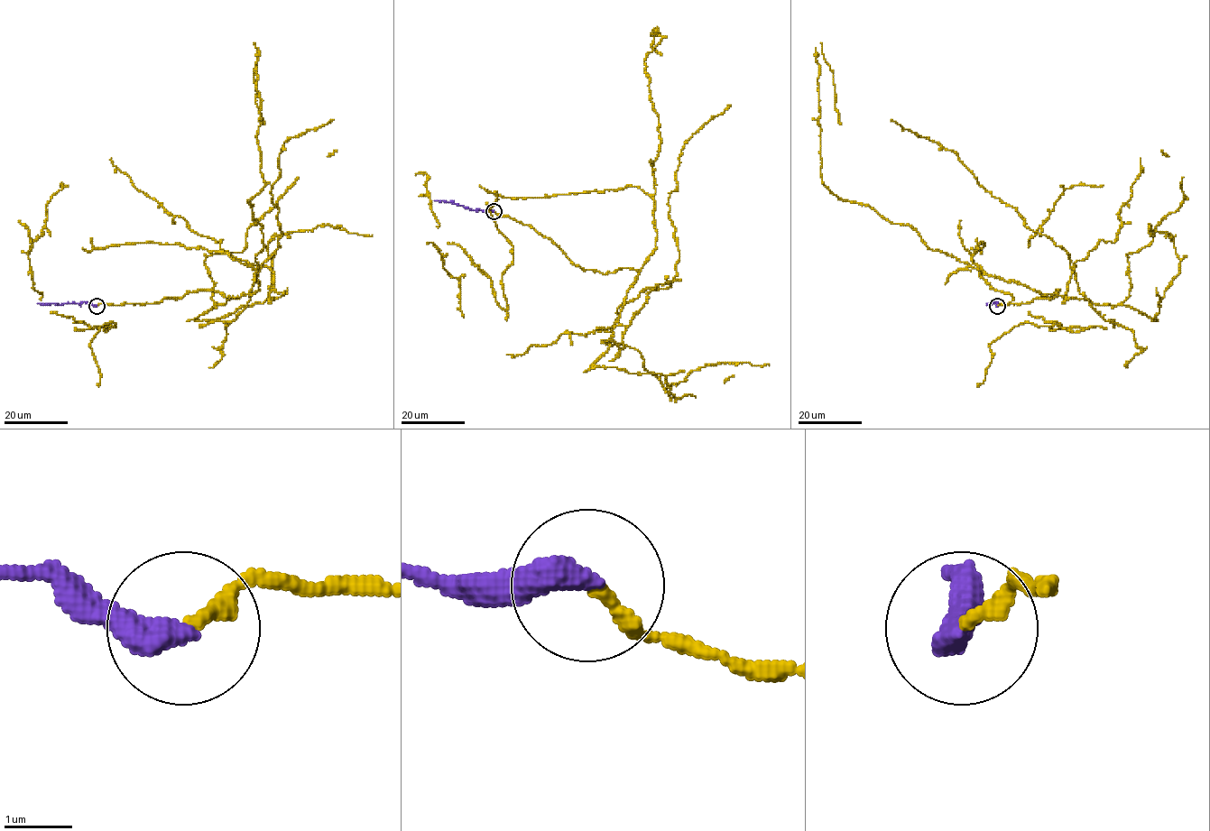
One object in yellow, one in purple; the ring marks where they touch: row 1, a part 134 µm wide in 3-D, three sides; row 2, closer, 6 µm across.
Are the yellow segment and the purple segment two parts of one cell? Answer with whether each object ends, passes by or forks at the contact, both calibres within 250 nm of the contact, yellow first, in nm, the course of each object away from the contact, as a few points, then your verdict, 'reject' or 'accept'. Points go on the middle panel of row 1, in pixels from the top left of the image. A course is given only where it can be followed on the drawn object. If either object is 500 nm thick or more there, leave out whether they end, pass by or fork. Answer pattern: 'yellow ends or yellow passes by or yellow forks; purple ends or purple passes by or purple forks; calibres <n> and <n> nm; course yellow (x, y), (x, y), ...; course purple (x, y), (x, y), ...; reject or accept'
yellow ends; purple ends; calibres 220 and 440 nm; course yellow (494, 211), (582, 268), (639, 271), (656, 240), (653, 29), (661, 54); course purple (494, 211), (435, 200); accept

